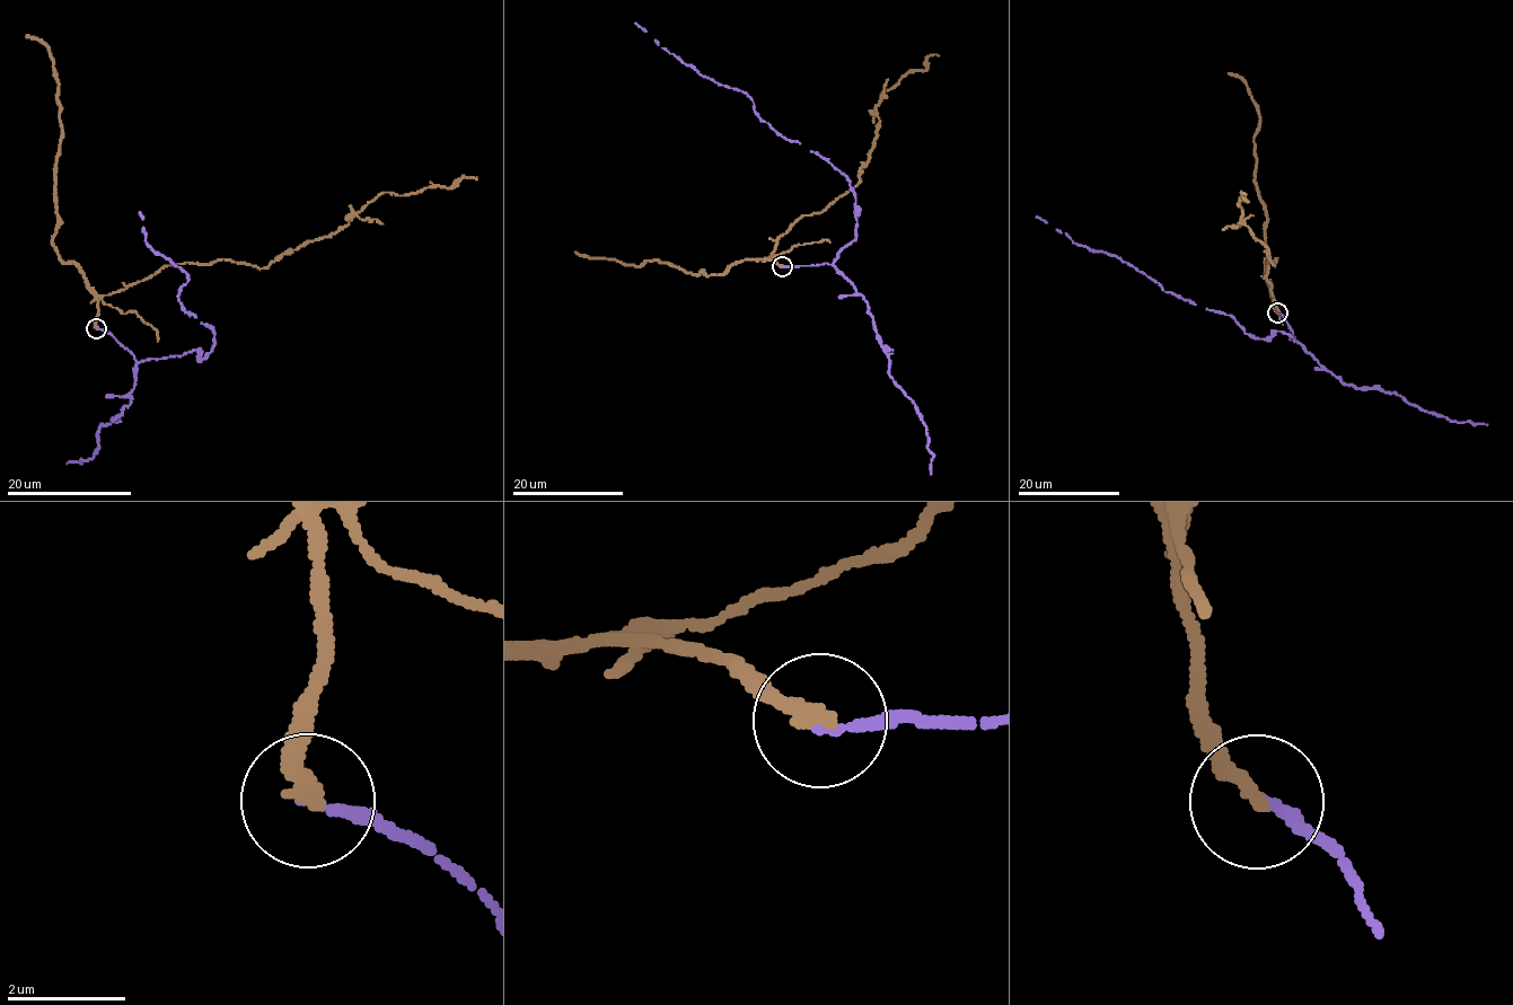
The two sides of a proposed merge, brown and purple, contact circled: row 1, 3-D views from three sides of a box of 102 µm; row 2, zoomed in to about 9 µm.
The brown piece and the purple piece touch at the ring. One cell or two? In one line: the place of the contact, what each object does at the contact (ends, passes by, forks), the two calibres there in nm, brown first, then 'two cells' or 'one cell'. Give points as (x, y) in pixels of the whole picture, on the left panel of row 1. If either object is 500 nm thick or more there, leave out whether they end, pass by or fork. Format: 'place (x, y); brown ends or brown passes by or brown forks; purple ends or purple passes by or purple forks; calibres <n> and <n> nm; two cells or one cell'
place (96, 328); brown ends; purple ends; calibres 280 and 160 nm; two cells

